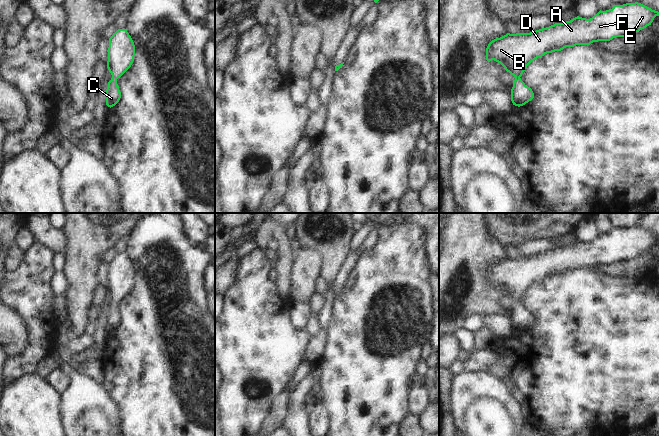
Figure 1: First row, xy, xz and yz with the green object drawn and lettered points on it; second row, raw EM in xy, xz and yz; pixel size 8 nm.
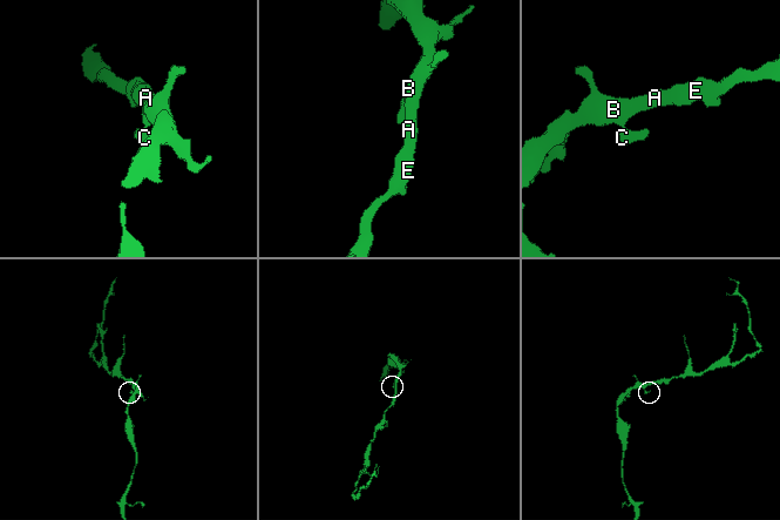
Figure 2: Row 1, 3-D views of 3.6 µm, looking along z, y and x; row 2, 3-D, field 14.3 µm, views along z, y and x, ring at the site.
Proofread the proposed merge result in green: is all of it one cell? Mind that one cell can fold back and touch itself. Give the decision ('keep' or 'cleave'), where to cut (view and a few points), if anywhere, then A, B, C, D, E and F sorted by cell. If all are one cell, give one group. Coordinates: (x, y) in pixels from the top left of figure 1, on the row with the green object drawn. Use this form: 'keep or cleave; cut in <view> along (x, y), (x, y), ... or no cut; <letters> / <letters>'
keep; no cut; A B C D E F

